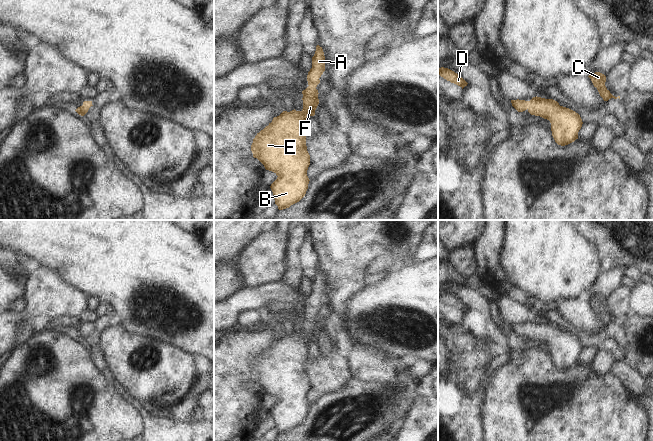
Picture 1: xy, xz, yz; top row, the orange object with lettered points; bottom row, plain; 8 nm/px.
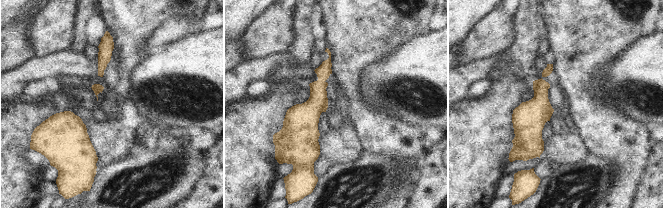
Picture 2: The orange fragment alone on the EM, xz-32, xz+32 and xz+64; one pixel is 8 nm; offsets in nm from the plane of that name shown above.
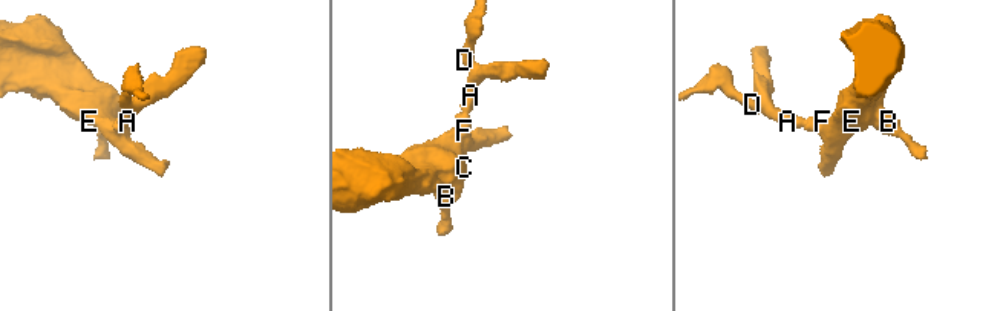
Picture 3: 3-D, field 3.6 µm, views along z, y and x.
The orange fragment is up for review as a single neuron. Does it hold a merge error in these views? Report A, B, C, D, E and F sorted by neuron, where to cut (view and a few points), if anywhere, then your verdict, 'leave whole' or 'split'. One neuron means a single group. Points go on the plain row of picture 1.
groups A B C D E F; cut none; leave whole

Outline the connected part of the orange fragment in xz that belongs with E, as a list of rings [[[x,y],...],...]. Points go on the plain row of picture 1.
[[[316,270],[316,275],[312,281],[312,292],[308,296],[308,311],[302,315],[303,333],[295,333],[287,336],[283,335],[279,340],[274,341],[263,354],[261,354],[251,369],[253,381],[257,382],[266,394],[274,396],[278,401],[271,408],[275,428],[279,434],[289,432],[299,426],[306,418],[309,408],[307,394],[310,389],[310,379],[306,370],[307,342],[315,339],[315,334],[319,328],[317,309],[319,302],[325,295],[325,280],[322,271]]]

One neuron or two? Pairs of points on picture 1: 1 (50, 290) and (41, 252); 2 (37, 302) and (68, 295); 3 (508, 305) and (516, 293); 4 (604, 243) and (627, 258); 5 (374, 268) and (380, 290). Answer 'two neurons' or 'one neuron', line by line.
1: two neurons
2: one neuron
3: two neurons
4: one neuron
5: two neurons

